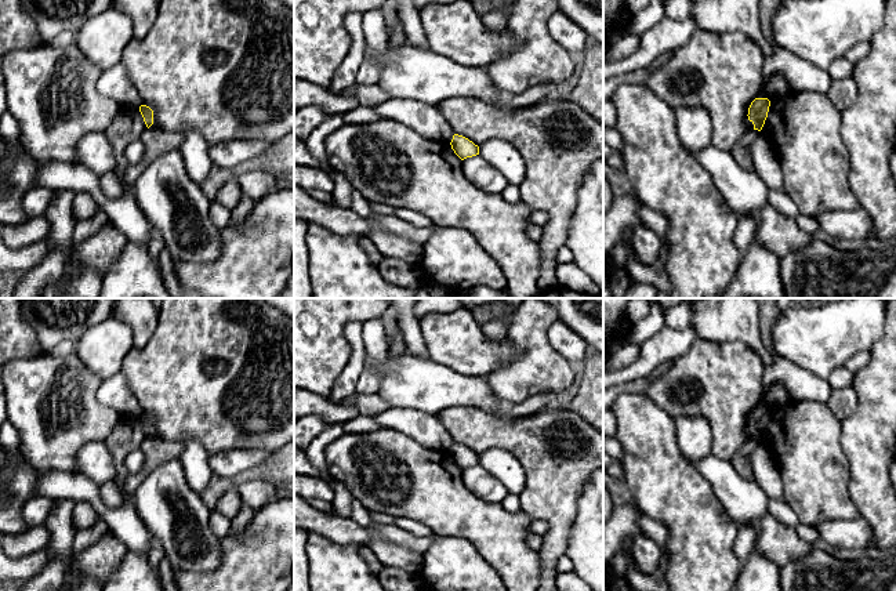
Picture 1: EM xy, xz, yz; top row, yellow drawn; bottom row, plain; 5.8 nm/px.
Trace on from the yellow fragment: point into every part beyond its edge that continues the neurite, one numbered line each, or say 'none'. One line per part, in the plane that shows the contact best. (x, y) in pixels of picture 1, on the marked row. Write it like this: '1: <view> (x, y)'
none

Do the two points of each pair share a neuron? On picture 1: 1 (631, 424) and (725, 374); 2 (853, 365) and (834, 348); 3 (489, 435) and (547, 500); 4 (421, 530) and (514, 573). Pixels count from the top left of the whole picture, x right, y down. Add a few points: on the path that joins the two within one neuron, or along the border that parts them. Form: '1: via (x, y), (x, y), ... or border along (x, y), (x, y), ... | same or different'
1: border along (642, 392), (674, 419) | different
2: border along (869, 350), (853, 354), (842, 365) | different
3: via (510, 437), (547, 474), (547, 479) | same
4: border along (402, 518), (421, 521), (432, 533) | different

